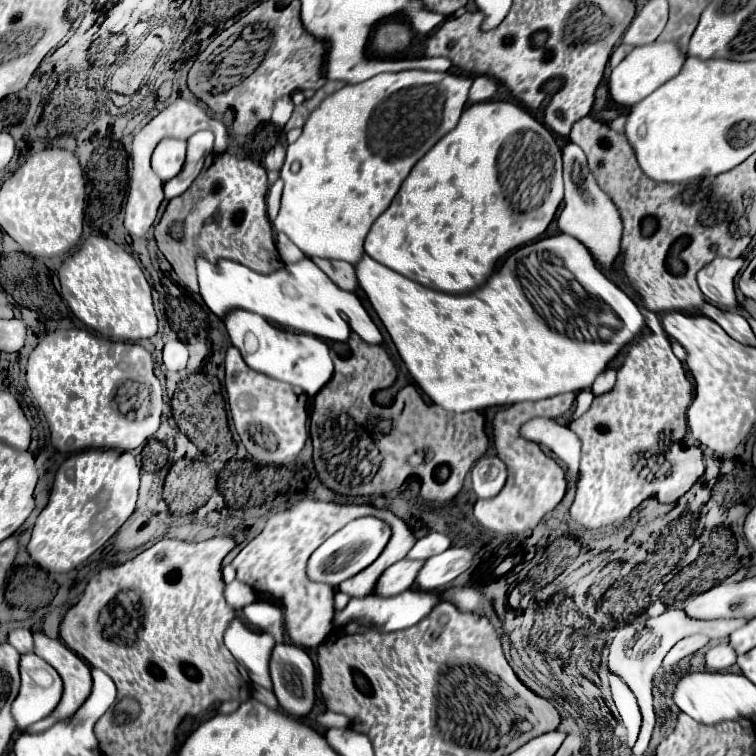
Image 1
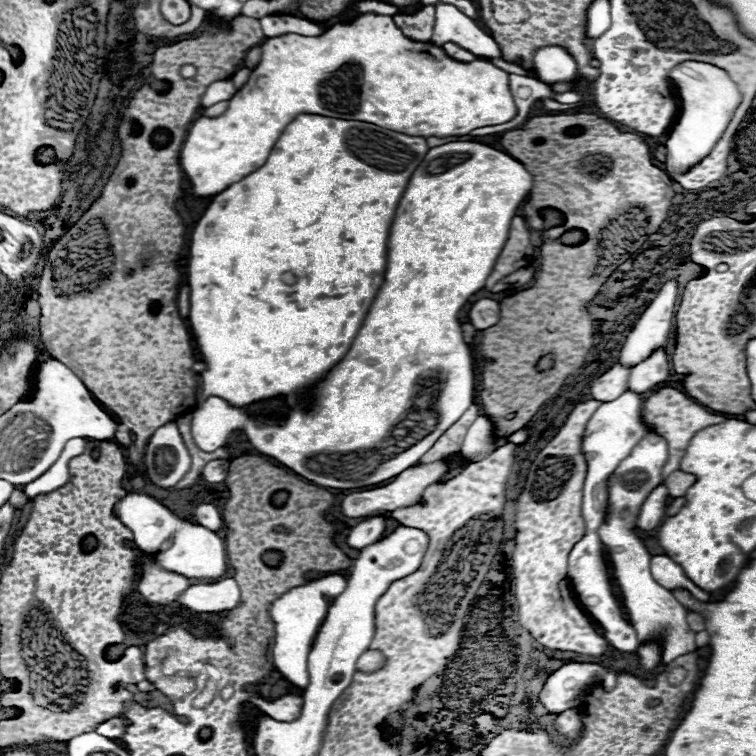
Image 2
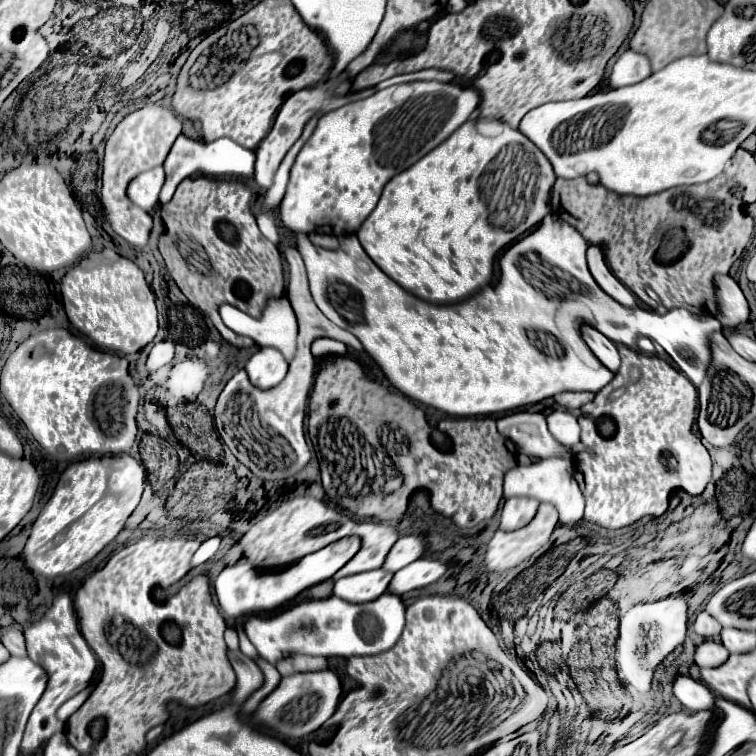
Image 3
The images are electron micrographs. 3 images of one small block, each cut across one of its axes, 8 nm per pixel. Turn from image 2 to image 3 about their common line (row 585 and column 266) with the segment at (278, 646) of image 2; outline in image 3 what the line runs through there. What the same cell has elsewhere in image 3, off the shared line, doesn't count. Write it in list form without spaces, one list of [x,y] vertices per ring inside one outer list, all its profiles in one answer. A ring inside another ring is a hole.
[[[271,298],[259,321],[236,307],[230,308],[230,330],[256,338],[260,346],[272,346],[280,350],[290,362],[296,354],[298,323],[288,298]]]

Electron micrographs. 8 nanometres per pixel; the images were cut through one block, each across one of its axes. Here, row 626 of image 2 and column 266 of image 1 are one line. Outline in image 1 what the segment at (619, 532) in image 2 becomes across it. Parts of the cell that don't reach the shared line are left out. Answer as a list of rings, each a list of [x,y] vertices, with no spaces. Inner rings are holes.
[[[234,620],[224,636],[226,648],[232,652],[232,656],[248,670],[250,680],[266,690],[272,690],[272,680],[268,672],[268,660],[274,648],[274,638],[270,634],[258,632],[242,624],[240,620]]]

